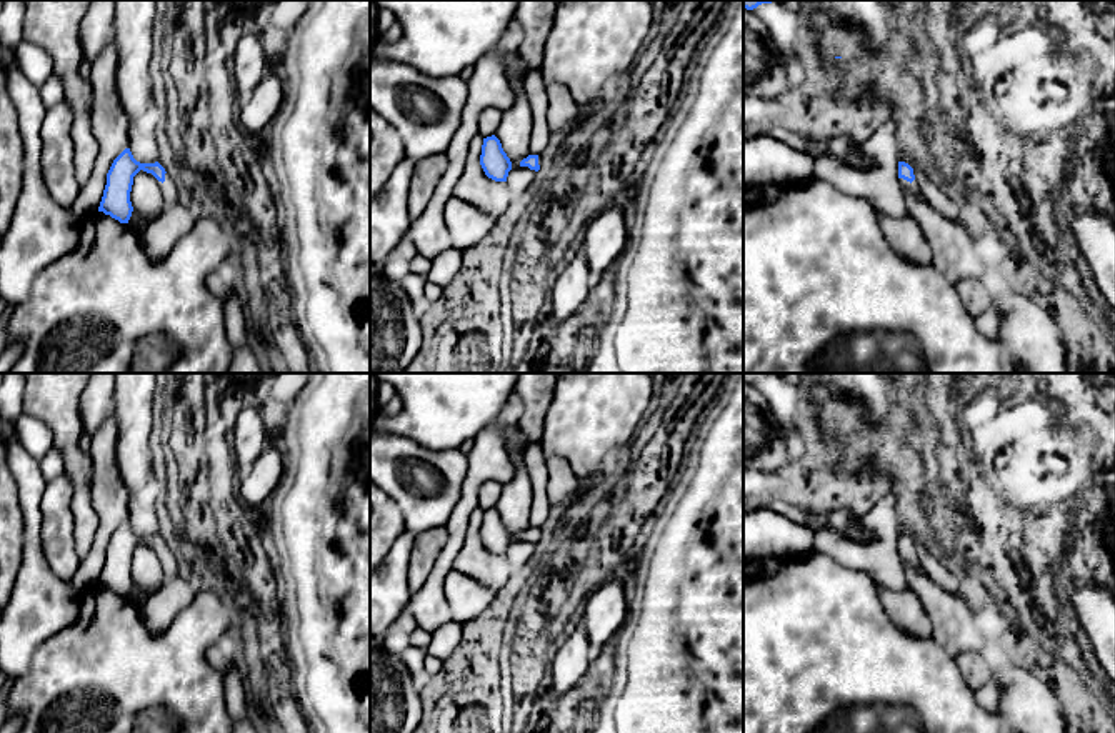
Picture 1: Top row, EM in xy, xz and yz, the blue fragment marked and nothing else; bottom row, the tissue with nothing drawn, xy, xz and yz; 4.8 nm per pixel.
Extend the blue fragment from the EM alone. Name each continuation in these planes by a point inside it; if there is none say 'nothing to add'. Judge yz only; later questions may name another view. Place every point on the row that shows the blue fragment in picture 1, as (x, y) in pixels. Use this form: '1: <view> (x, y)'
1: yz (912, 187)

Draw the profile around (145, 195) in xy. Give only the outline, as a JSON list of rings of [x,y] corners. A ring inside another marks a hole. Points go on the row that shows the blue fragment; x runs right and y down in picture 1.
[[[140,170],[133,177],[130,202],[133,210],[145,220],[147,228],[165,208],[158,180]]]

